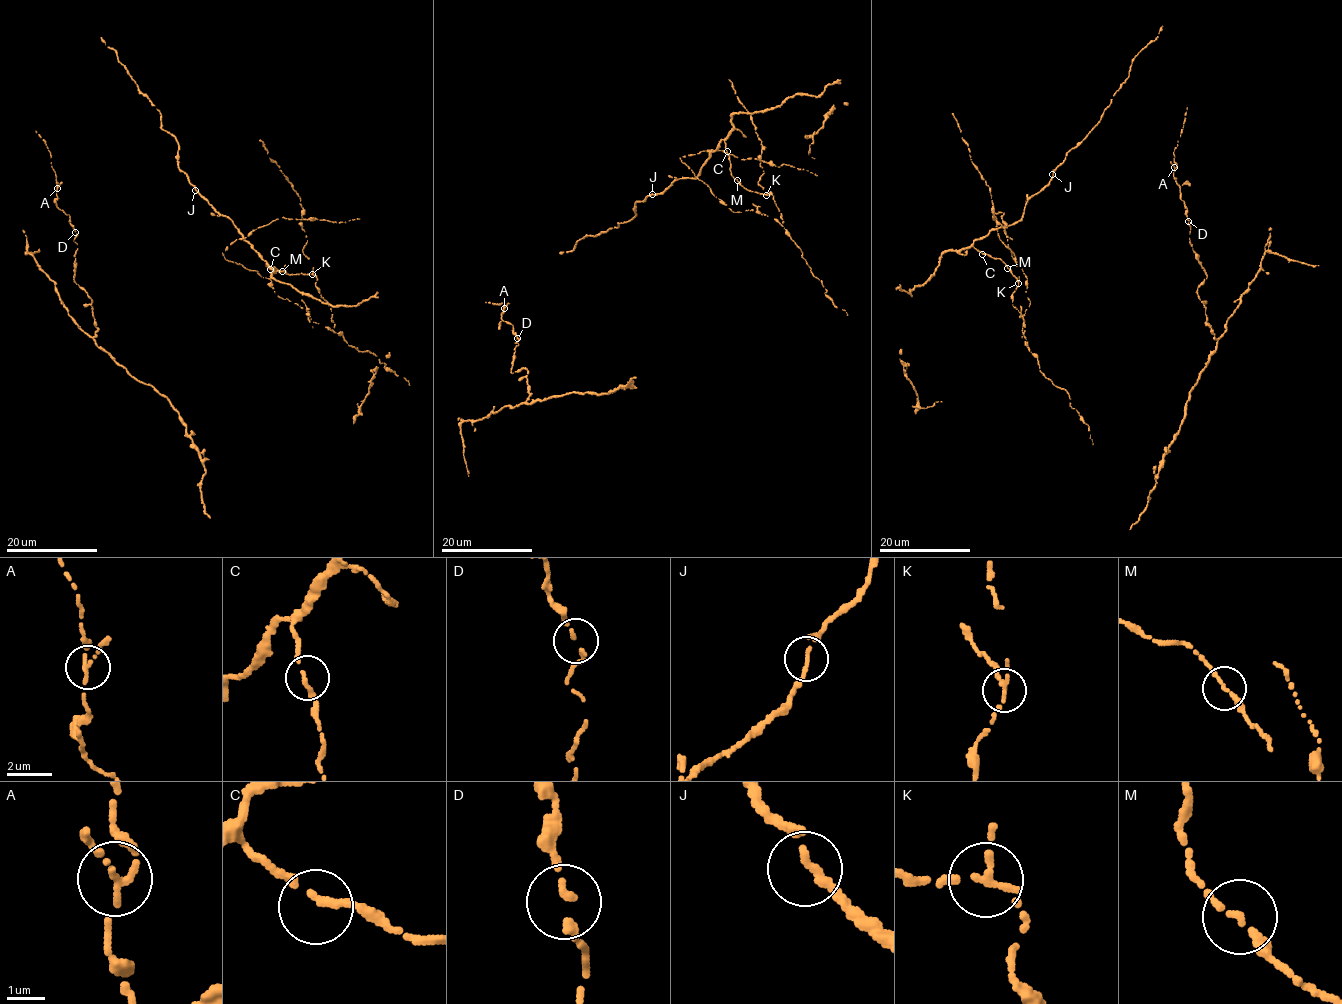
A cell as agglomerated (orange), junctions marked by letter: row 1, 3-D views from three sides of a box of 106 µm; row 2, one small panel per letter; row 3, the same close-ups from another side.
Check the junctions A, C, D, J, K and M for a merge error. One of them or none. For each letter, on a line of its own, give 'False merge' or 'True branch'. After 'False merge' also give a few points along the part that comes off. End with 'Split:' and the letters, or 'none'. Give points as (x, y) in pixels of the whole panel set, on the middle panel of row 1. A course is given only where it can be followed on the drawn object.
A: True branch
C: True branch
D: True branch
J: True branch
K: False merge. Course of the part to remove: (766, 194), (780, 222), (757, 208), (734, 212), (679, 158), (761, 153), (729, 79)
M: True branch
Split: K

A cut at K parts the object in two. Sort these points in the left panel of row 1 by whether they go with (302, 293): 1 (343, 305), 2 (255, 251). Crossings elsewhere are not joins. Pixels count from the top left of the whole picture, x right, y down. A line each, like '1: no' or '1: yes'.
1: yes
2: yes

